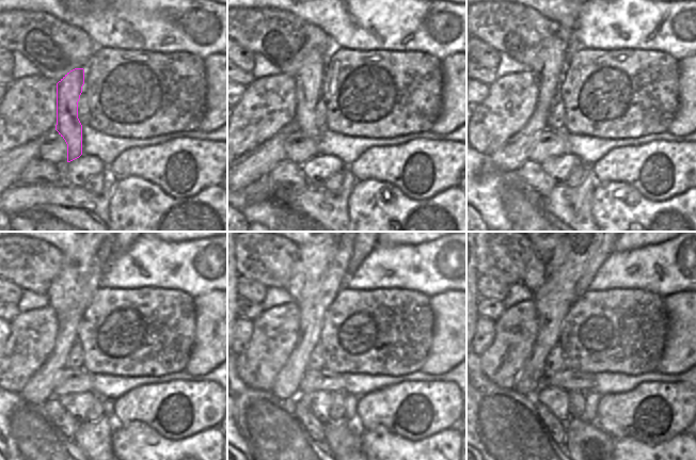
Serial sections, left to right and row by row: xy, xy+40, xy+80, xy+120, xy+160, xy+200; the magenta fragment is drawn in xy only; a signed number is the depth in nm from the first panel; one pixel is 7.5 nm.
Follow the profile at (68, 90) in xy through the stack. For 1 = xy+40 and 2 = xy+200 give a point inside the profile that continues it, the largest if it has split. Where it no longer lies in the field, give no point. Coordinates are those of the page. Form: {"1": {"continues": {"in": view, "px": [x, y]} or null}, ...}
{"1": {"continues": {"in": "xy+40", "px": [310, 76]}}, "2": {"continues": {"in": "xy+200", "px": [548, 253]}}}

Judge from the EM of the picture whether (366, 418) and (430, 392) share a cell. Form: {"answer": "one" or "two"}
{"answer": "one"}

